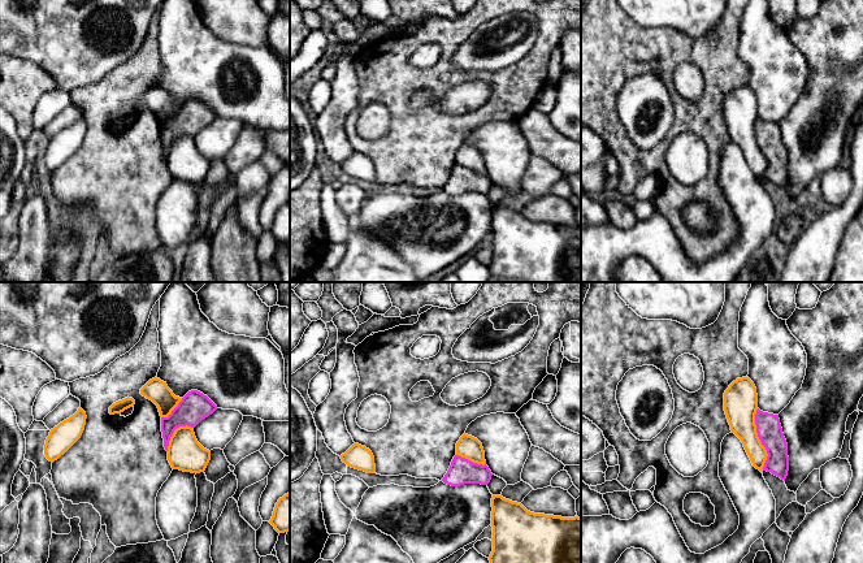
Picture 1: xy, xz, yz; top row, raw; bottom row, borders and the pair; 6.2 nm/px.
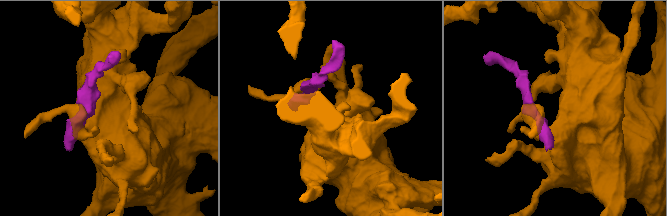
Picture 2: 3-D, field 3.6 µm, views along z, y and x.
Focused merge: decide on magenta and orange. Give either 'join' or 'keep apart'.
keep apart

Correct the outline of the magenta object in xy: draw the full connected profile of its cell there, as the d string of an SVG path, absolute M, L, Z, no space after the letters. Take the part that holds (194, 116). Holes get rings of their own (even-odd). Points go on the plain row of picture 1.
M198 99L188 100L168 126L161 126L164 156L168 160L170 146L179 135L195 137L201 129L212 124L217 114Z

